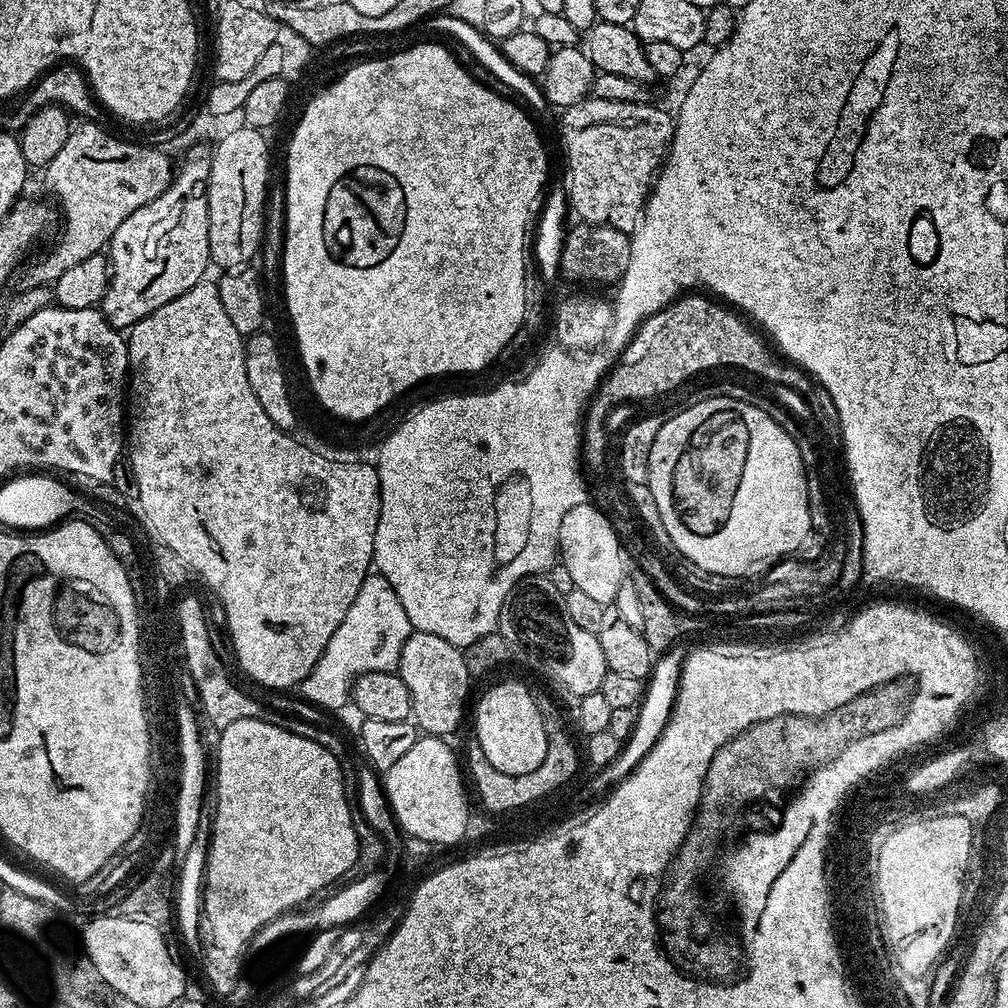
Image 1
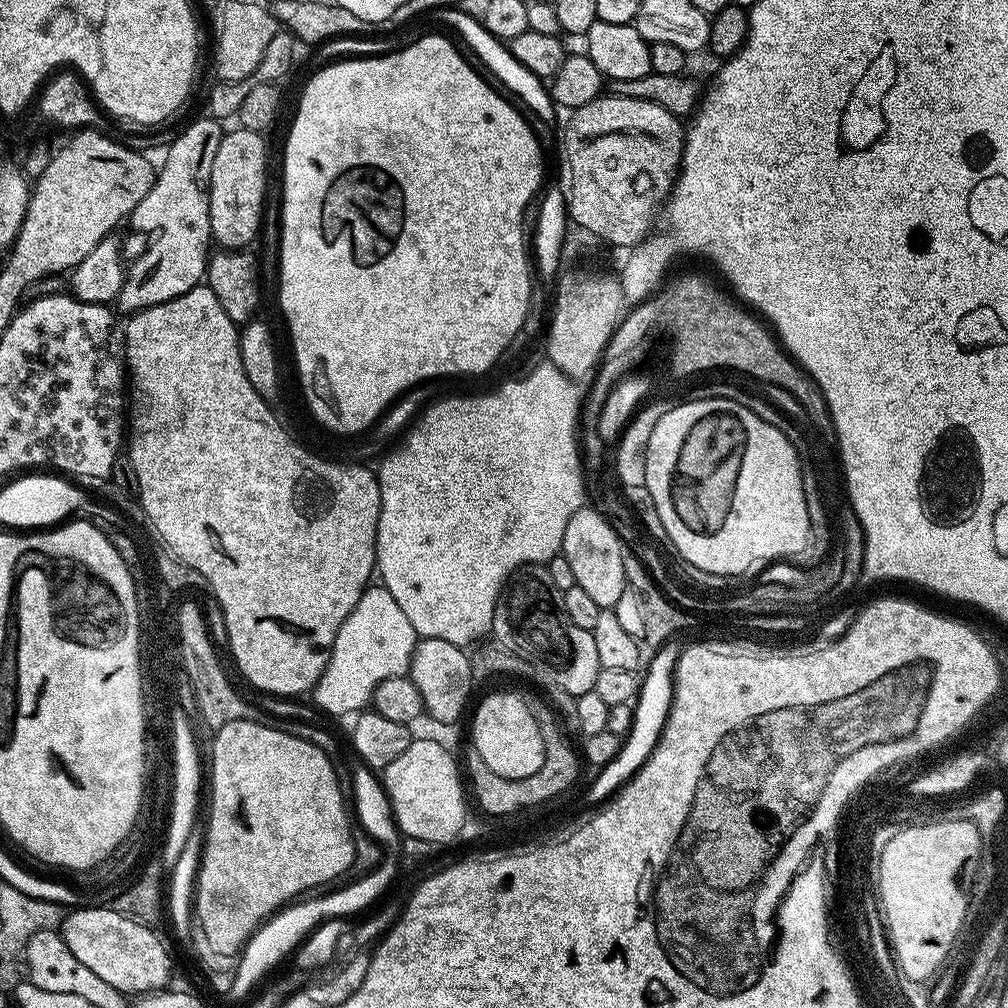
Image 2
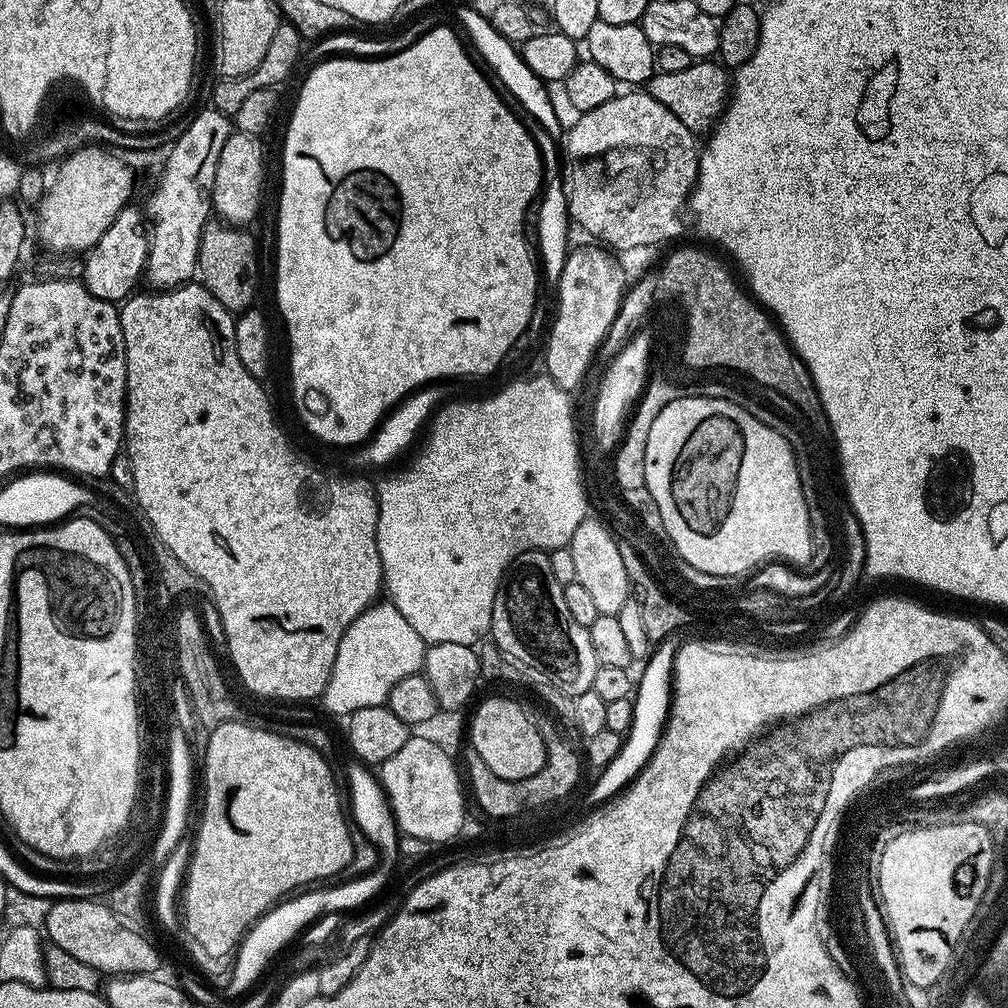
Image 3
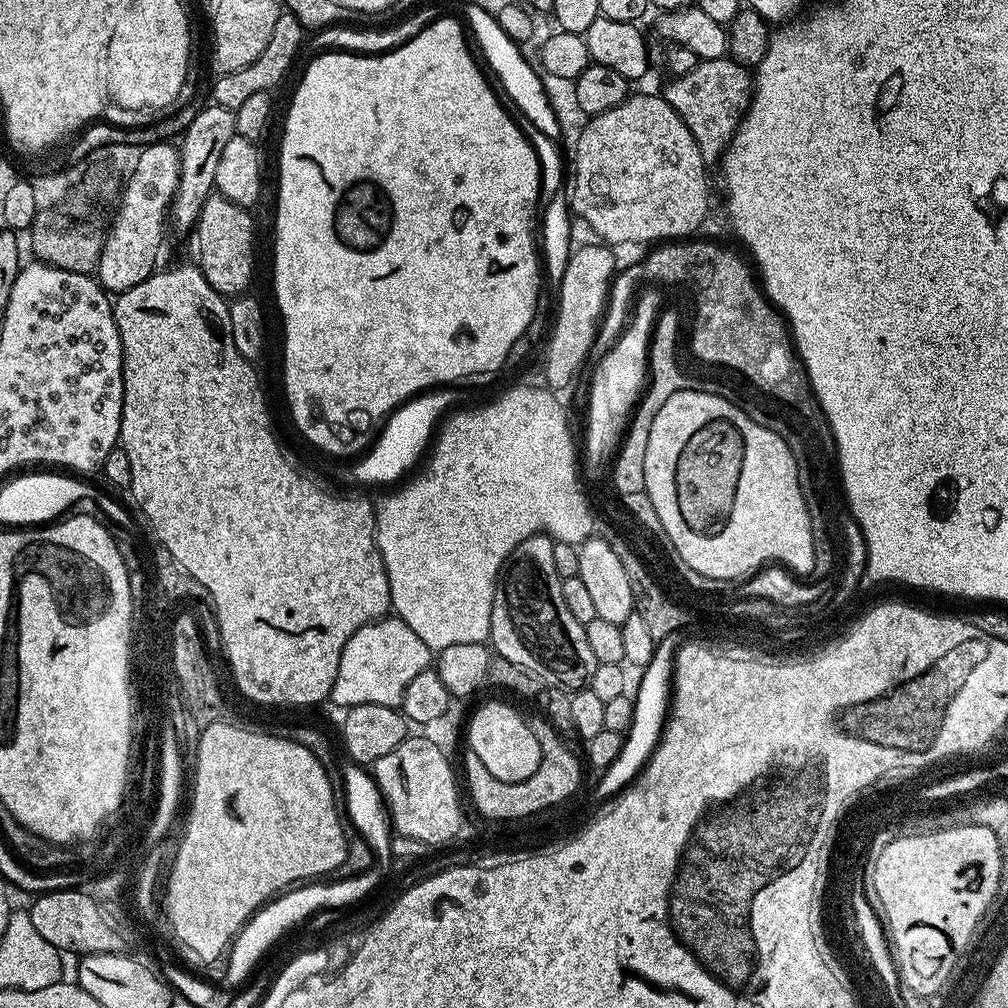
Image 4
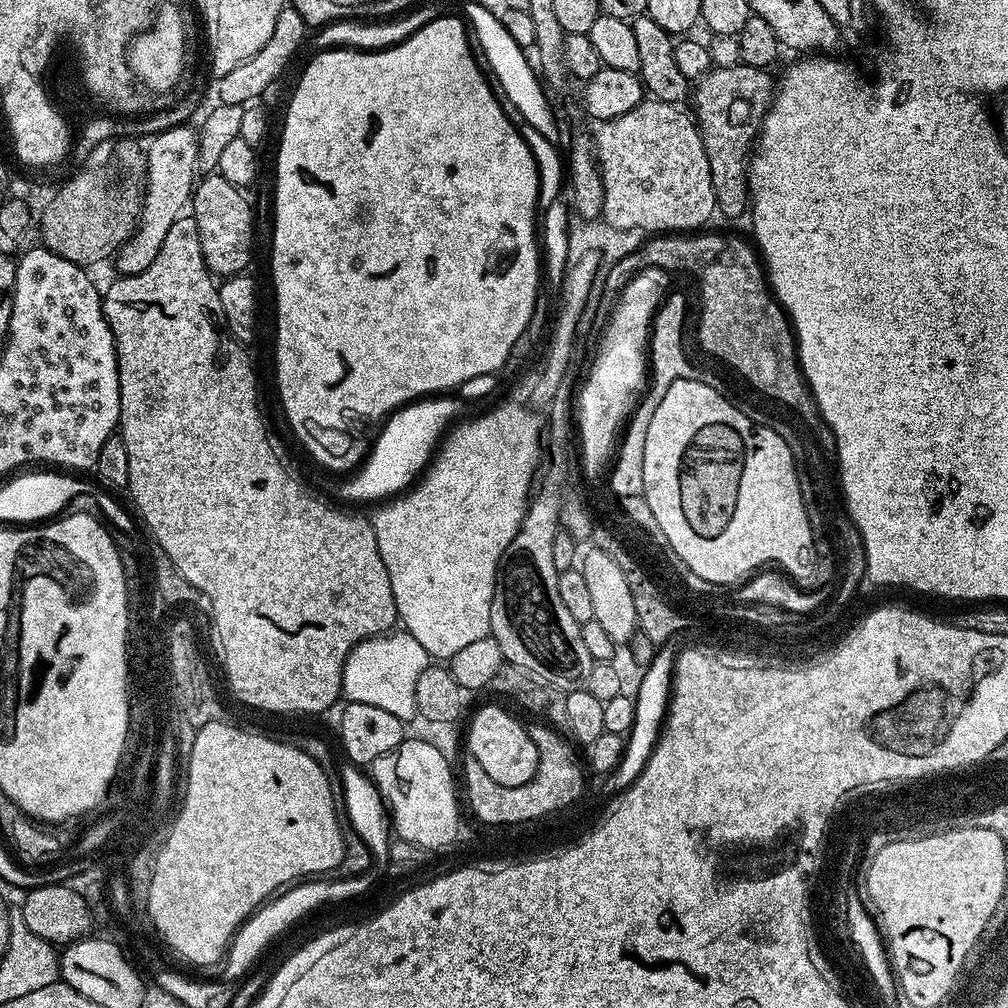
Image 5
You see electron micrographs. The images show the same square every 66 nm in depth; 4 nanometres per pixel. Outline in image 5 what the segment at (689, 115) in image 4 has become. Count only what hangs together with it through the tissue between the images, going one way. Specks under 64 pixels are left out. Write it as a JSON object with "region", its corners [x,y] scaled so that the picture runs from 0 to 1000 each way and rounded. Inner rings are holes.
{"region":[[[738,63],[719,67],[707,66],[705,71],[689,80],[686,88],[686,110],[698,142],[700,161],[704,161],[704,181],[713,213],[734,214],[743,209],[742,160],[754,122],[766,103],[768,75],[764,72]]]}

